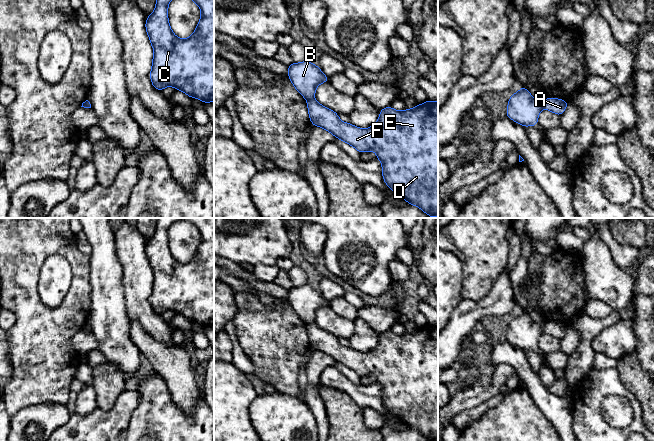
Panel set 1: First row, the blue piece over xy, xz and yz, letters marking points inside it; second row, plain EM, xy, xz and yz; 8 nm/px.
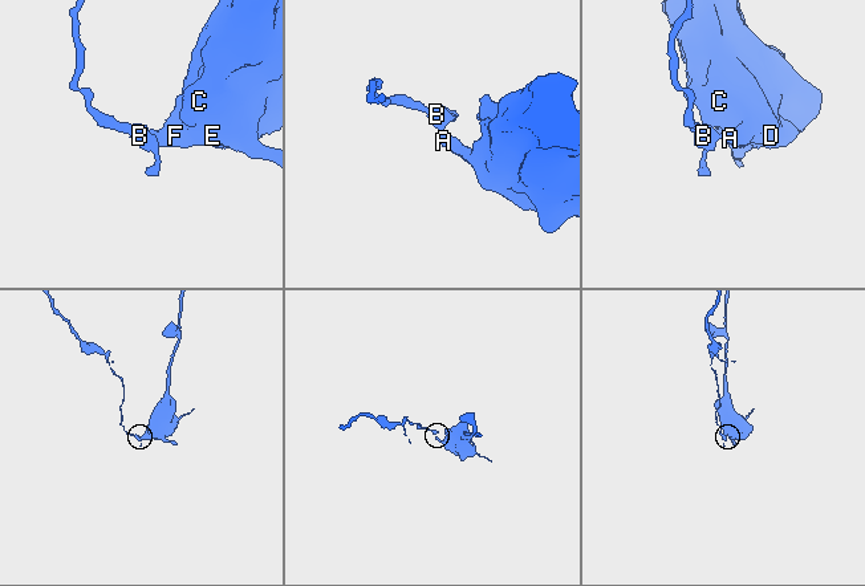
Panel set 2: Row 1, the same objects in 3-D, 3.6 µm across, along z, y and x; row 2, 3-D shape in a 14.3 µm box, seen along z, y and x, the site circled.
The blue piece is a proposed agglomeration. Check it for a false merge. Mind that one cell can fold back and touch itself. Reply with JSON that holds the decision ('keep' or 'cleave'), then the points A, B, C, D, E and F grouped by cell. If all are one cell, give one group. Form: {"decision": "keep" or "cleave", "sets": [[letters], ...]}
{"decision": "cleave", "sets": [["A", "C", "D", "E", "F"], ["B"]]}

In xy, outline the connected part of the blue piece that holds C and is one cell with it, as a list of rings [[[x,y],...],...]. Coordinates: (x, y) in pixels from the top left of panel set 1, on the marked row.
[[[157,0],[153,13],[146,18],[145,28],[154,50],[150,79],[155,89],[172,86],[203,103],[214,102],[214,0],[193,0],[201,10],[201,18],[187,39],[174,35],[168,21],[171,0]]]

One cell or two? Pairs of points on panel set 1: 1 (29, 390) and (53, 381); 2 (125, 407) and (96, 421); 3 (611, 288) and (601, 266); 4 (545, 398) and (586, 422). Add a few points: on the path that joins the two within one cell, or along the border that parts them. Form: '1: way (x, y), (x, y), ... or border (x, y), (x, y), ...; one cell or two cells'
1: way (35, 384), (38, 381), (47, 381); one cell
2: way (118, 414), (111, 421), (103, 421); one cell
3: way (608, 283), (601, 271); one cell
4: border (570, 398), (571, 429), (573, 431); two cells

